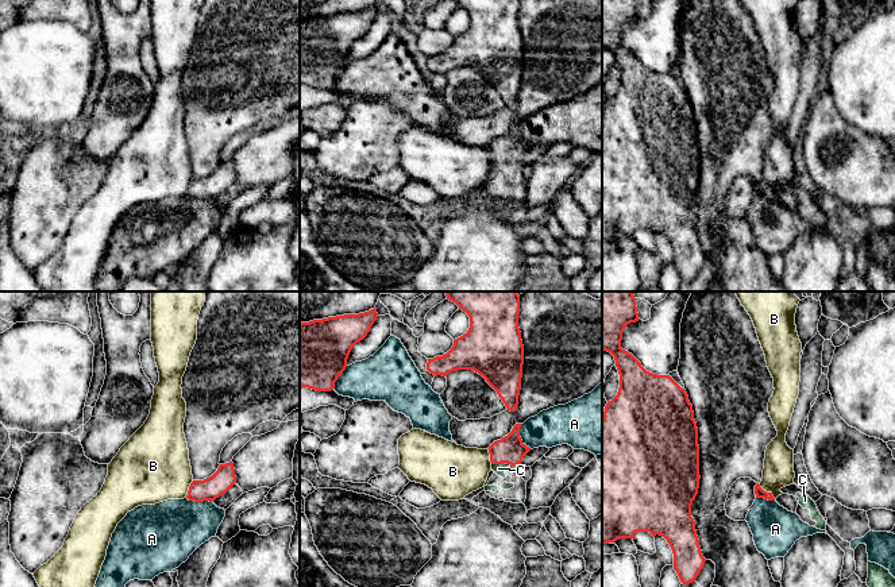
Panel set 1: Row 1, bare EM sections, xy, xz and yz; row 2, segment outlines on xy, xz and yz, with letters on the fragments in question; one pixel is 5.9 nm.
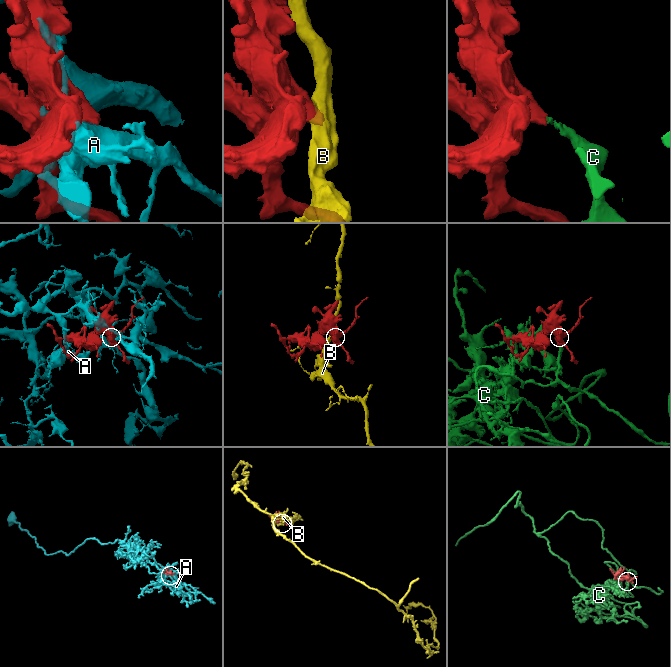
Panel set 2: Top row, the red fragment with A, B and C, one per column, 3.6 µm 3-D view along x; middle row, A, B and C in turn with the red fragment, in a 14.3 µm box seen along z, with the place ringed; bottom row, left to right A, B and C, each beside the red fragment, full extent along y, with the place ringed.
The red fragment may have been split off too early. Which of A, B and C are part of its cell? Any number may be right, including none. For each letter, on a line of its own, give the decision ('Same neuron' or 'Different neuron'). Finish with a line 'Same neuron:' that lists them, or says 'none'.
A: Different neuron
B: Different neuron
C: Same neuron
Same neuron: C

